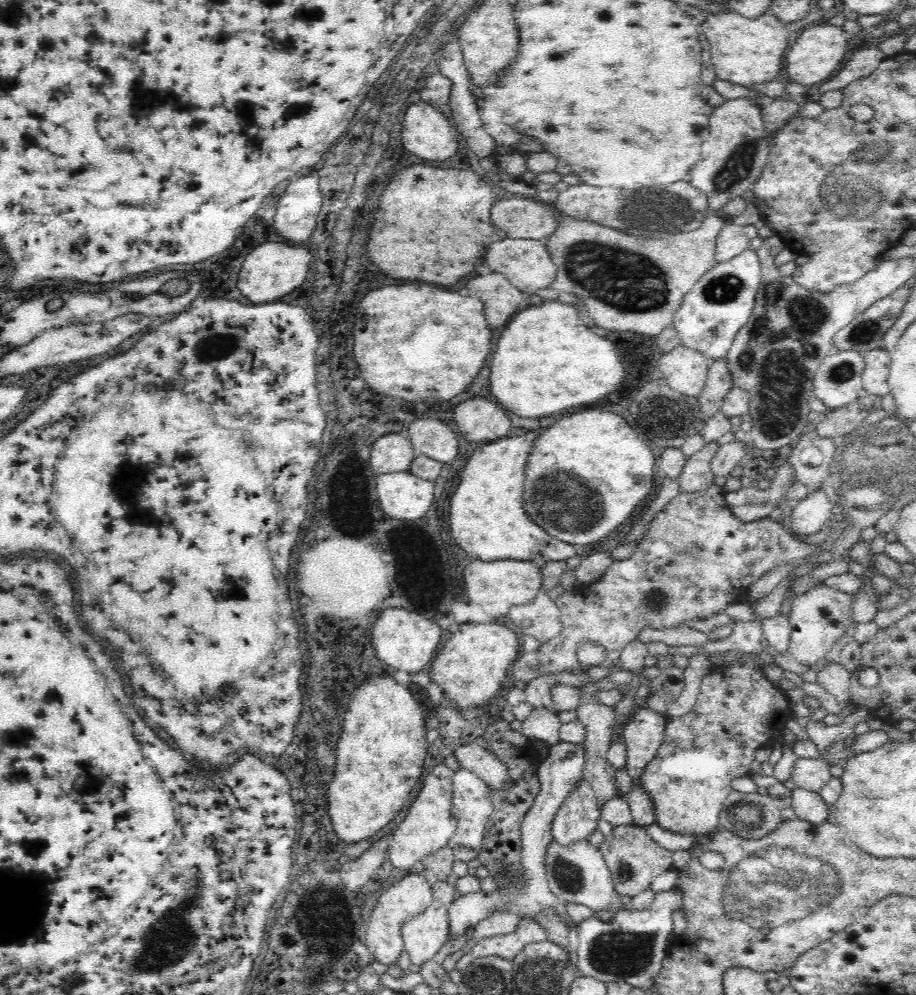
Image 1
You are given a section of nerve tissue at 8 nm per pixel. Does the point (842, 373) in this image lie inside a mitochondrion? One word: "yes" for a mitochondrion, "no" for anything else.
yes

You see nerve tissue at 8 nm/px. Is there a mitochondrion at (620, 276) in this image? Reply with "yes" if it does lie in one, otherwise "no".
yes

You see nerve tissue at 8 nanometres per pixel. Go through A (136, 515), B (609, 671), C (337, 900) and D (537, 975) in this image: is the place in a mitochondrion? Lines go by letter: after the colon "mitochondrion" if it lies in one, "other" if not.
A: other
B: other
C: other
D: mitochondrion

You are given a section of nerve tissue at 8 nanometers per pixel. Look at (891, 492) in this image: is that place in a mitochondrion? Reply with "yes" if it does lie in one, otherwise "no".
yes

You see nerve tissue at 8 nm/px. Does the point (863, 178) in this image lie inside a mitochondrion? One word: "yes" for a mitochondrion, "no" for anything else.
yes

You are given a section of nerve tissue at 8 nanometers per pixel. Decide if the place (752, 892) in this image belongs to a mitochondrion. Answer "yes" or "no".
yes

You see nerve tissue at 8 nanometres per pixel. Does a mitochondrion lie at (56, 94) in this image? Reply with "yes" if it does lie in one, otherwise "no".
no

